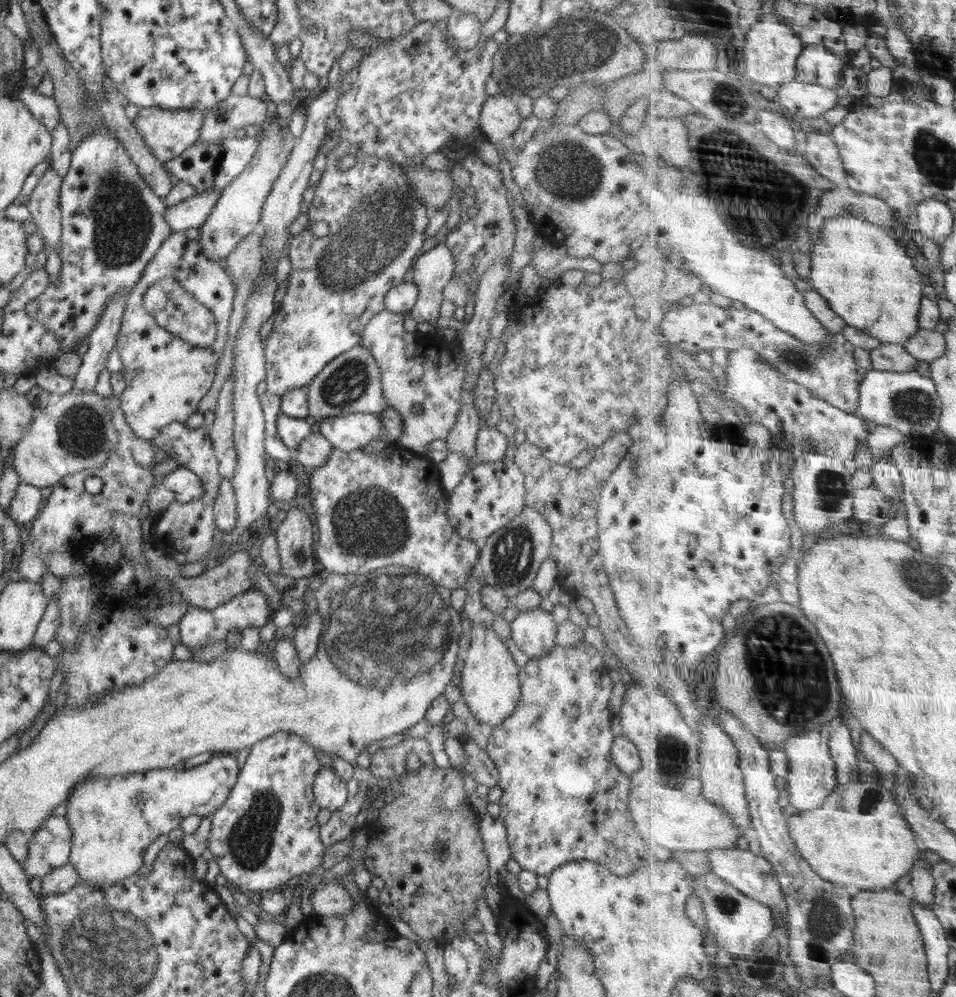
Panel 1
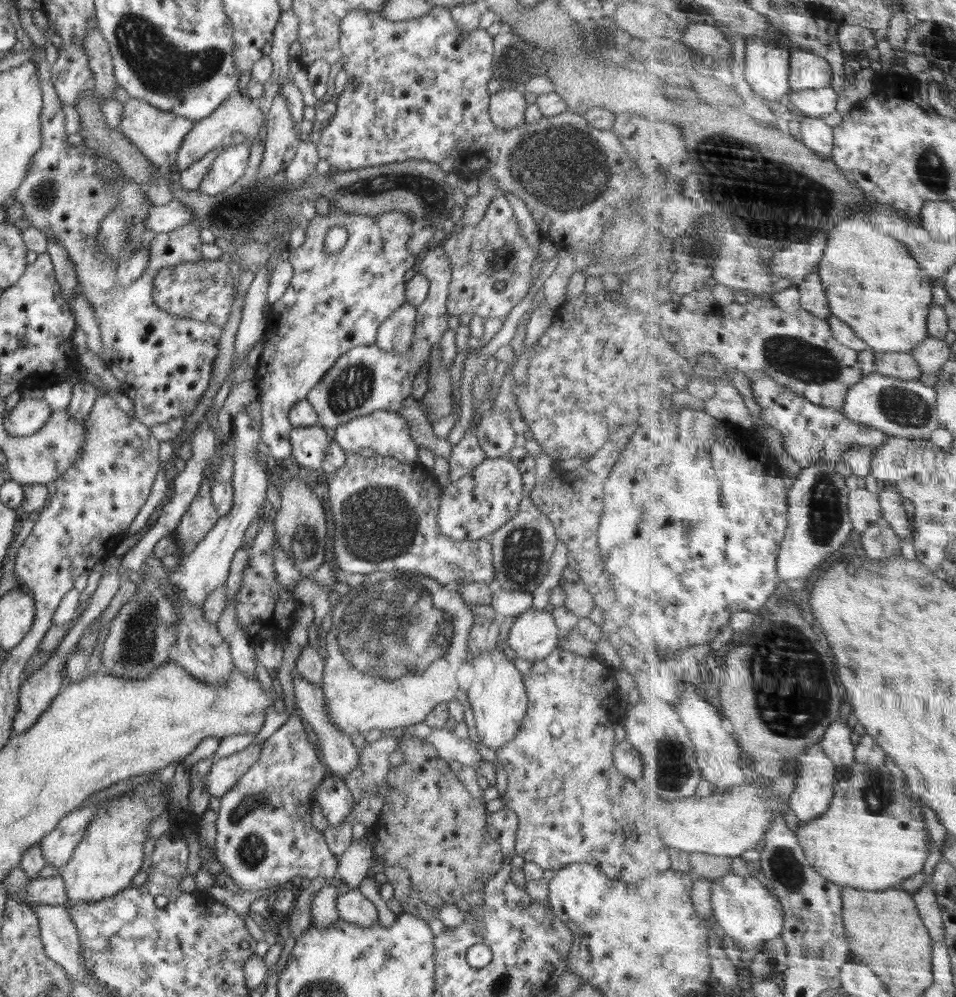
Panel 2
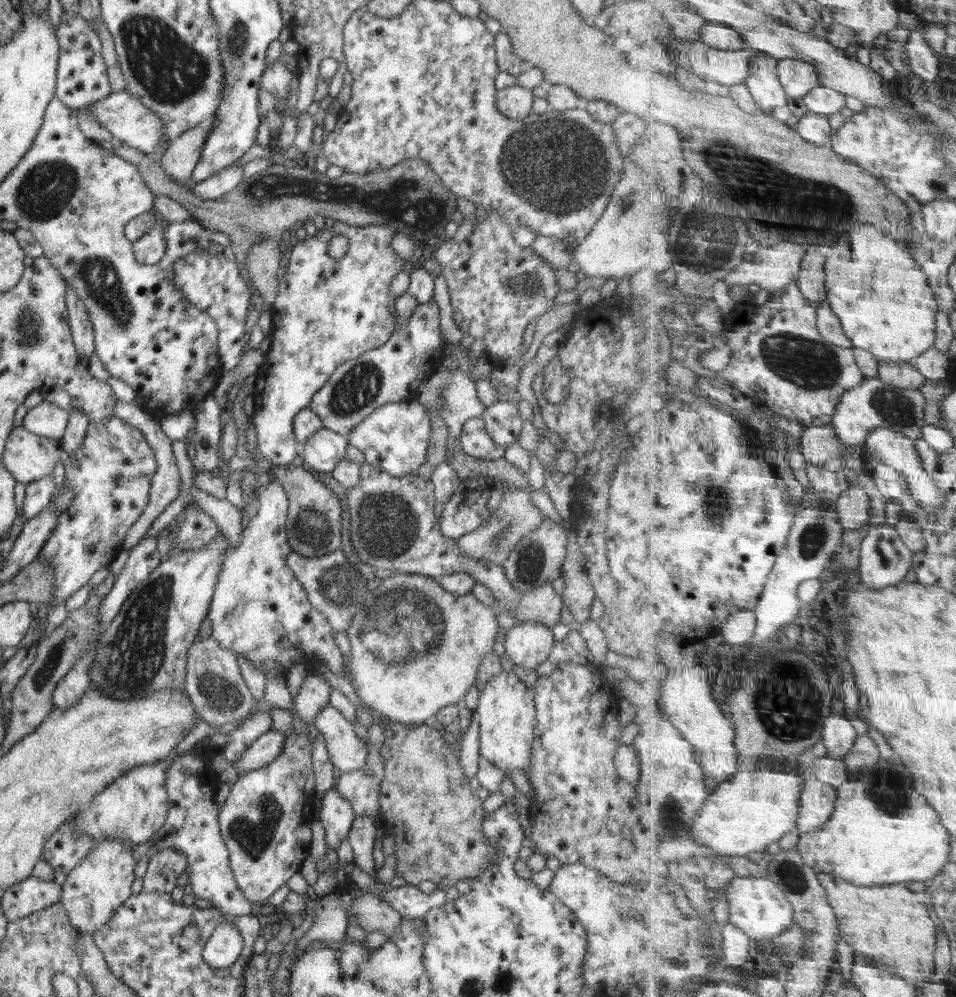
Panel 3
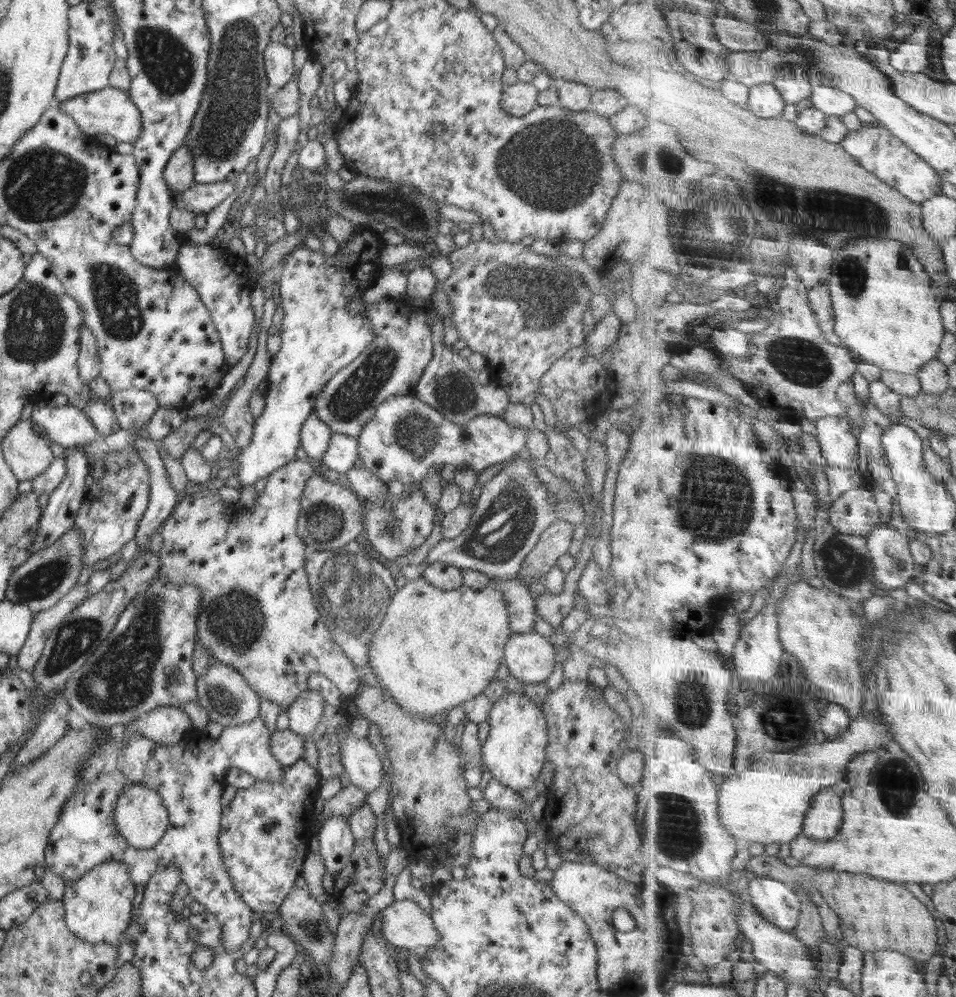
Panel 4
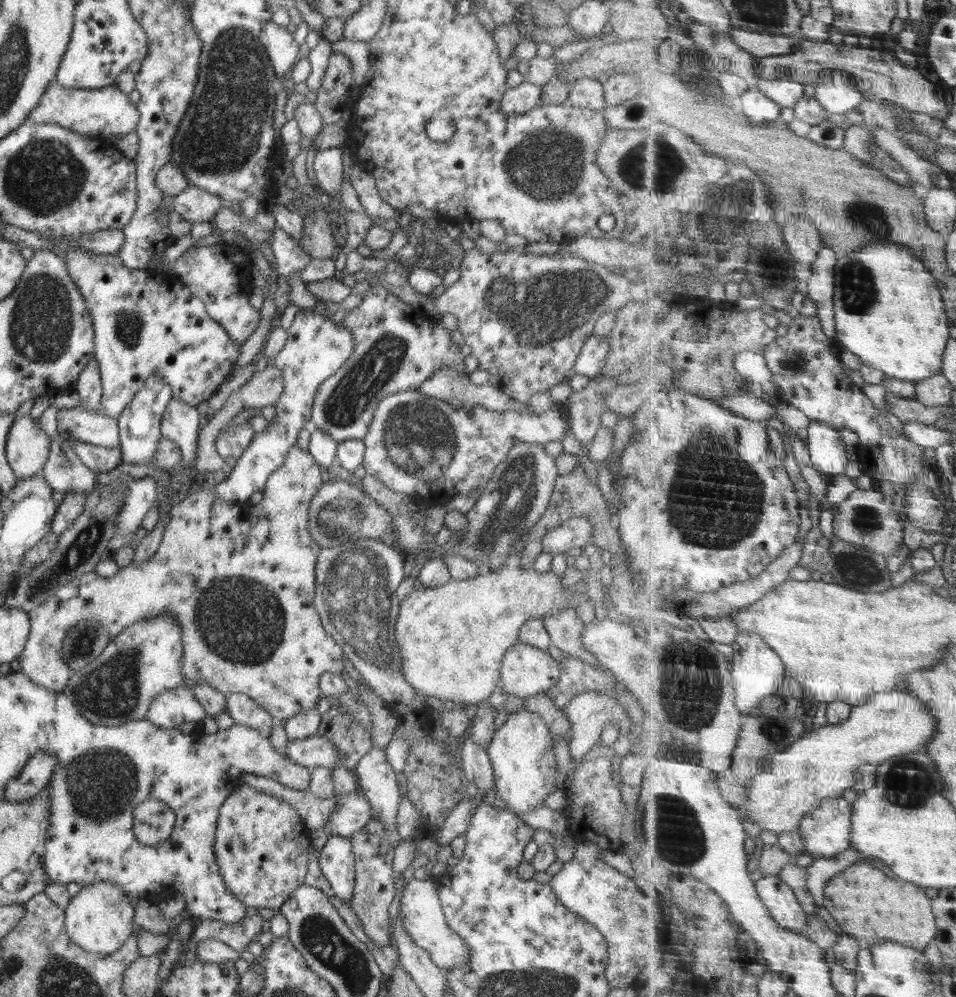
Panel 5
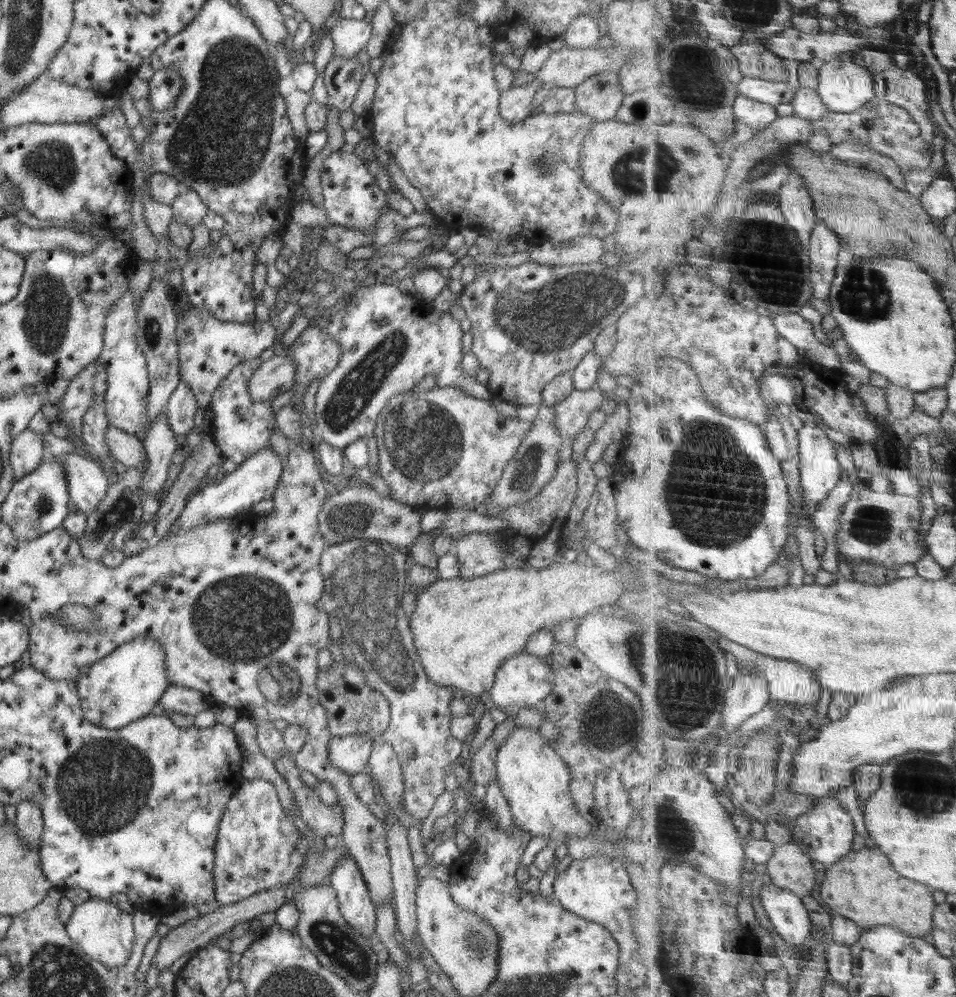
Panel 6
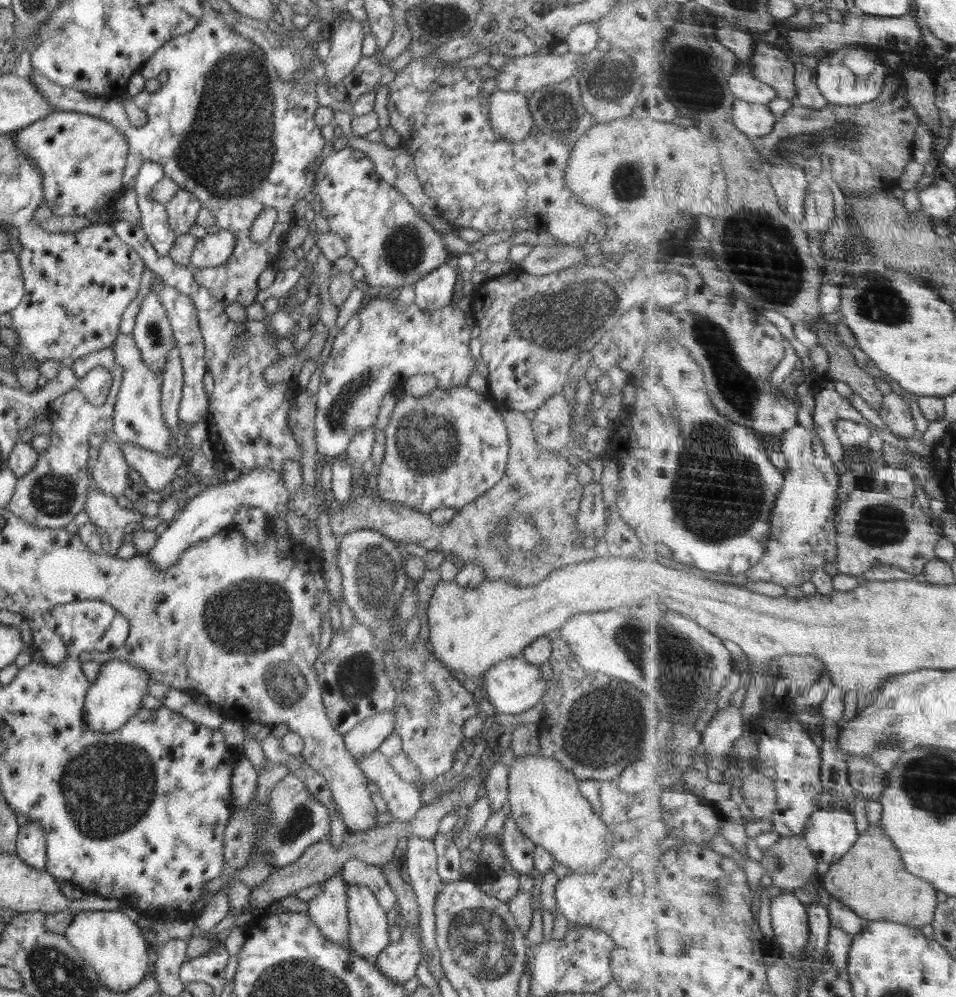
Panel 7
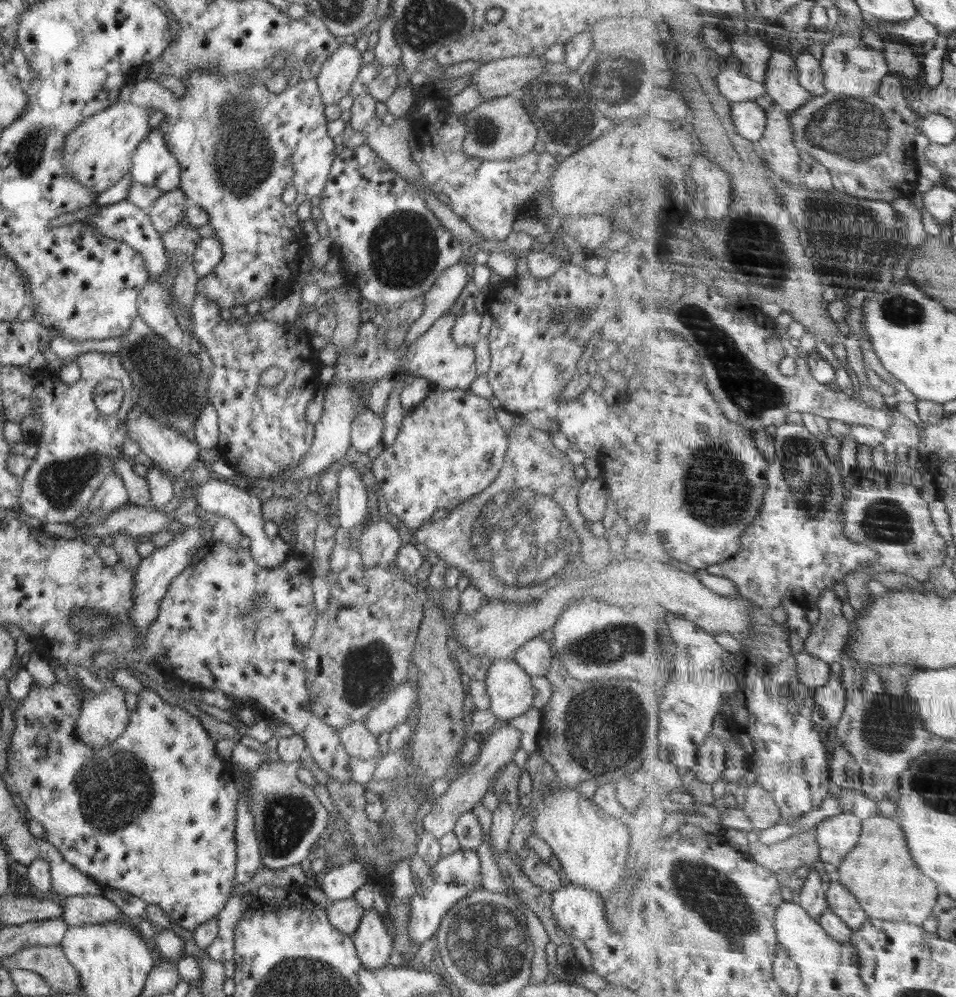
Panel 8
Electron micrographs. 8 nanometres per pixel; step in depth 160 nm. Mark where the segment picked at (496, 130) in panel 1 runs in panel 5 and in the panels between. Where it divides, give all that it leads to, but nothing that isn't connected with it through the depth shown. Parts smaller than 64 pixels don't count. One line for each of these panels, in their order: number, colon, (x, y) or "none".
2: (507, 107)
3: (515, 102)
4: (519, 99)
5: (524, 97)

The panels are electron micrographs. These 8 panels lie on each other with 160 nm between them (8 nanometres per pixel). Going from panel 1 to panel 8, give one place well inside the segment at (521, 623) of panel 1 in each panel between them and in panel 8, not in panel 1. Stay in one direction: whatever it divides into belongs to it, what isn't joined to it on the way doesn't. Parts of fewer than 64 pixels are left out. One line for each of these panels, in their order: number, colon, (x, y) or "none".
2: (533, 636)
3: (528, 644)
4: (530, 658)
5: (526, 671)
6: (523, 680)
7: (513, 686)
8: (511, 694)

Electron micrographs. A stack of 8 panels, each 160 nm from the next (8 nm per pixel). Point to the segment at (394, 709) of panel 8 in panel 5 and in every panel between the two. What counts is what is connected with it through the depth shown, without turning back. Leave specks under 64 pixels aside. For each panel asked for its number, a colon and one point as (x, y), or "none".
5: (315, 751)
6: (350, 754)
7: (368, 735)

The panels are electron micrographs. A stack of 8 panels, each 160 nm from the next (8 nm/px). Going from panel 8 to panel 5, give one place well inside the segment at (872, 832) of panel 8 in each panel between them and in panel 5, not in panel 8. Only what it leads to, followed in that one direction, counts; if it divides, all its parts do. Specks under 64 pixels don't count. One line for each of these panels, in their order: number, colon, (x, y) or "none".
5: (872, 907)
6: (864, 886)
7: (872, 879)

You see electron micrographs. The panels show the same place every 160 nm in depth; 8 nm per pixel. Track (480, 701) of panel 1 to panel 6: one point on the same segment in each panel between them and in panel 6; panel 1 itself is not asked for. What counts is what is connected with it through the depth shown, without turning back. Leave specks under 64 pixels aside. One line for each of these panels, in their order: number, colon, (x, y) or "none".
2: (498, 696)
3: (506, 710)
4: (514, 753)
5: (524, 766)
6: (534, 780)

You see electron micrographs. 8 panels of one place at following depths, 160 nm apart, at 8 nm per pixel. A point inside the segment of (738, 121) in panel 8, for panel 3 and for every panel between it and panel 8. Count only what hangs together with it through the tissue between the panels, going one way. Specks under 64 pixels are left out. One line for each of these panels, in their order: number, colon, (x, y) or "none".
3: (765, 83)
4: (766, 100)
5: (760, 108)
6: (759, 116)
7: (756, 120)

